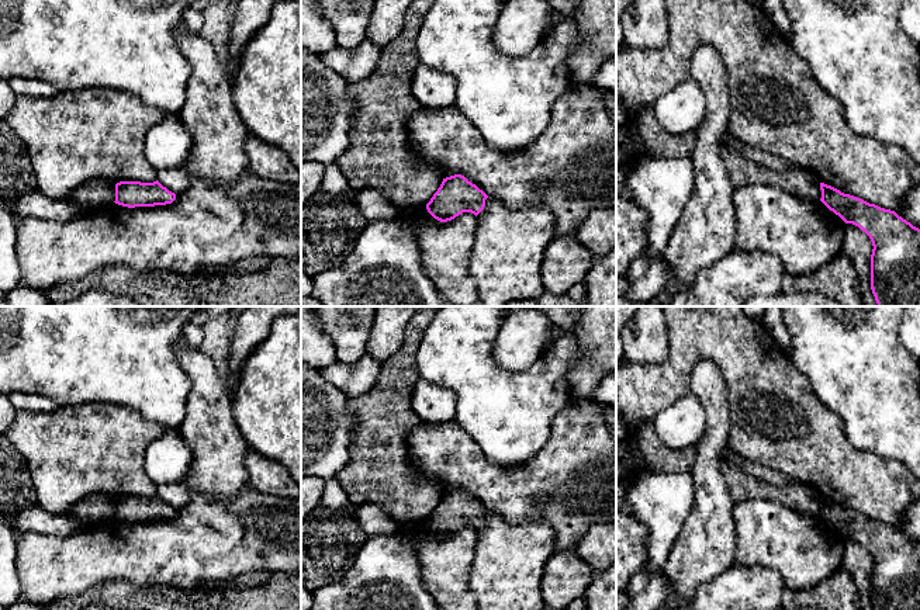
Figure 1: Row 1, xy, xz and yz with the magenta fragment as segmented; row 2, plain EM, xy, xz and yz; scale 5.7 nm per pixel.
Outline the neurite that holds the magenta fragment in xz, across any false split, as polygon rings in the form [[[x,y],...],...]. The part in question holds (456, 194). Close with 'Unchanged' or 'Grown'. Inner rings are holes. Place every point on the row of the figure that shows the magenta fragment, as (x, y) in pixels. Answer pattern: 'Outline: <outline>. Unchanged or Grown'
Outline: [[[414,0],[401,34],[381,48],[374,72],[349,84],[356,115],[349,146],[335,162],[356,190],[377,190],[400,208],[425,207],[440,222],[463,212],[475,216],[488,195],[461,174],[443,177],[443,167],[421,159],[411,148],[408,122],[425,110],[412,93],[412,77],[421,63],[416,39],[435,0]]]. Grown

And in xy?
Outline: [[[91,179],[76,188],[66,200],[87,209],[107,207],[114,202],[135,208],[172,204],[176,194],[158,180],[153,183],[120,181],[115,184],[106,179]]]. Grown

